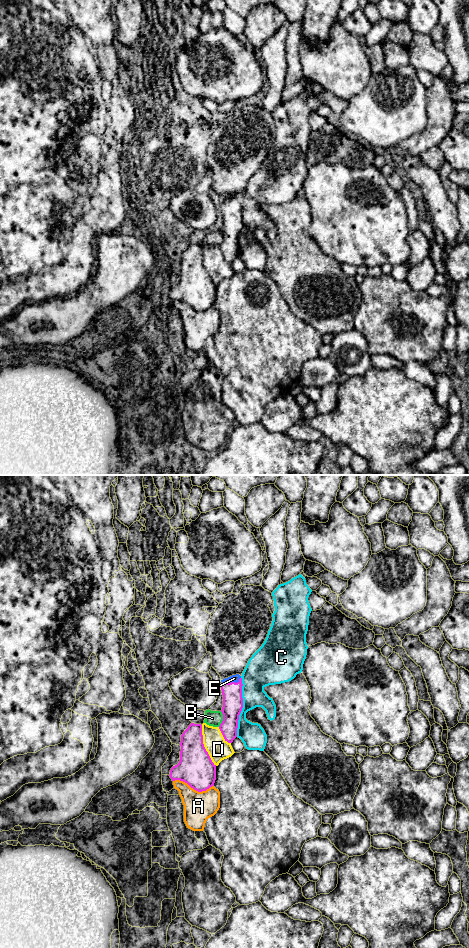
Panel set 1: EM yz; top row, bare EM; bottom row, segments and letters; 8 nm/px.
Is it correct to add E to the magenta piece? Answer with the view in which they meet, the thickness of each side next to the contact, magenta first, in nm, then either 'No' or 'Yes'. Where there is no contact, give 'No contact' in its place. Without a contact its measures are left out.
Touches magenta in yz. Thickness 160 nm (magenta) against 60 nm. Yes

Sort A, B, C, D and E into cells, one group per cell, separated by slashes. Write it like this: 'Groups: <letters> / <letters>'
Groups: A / B / C / D / E

